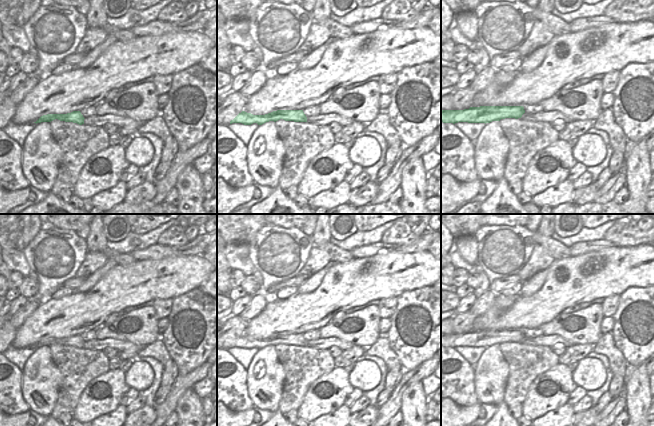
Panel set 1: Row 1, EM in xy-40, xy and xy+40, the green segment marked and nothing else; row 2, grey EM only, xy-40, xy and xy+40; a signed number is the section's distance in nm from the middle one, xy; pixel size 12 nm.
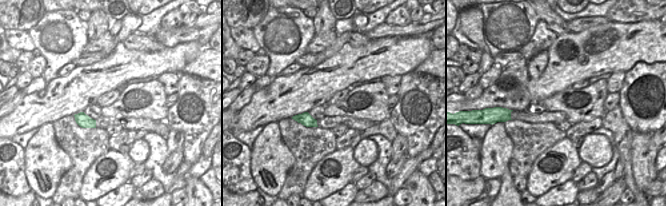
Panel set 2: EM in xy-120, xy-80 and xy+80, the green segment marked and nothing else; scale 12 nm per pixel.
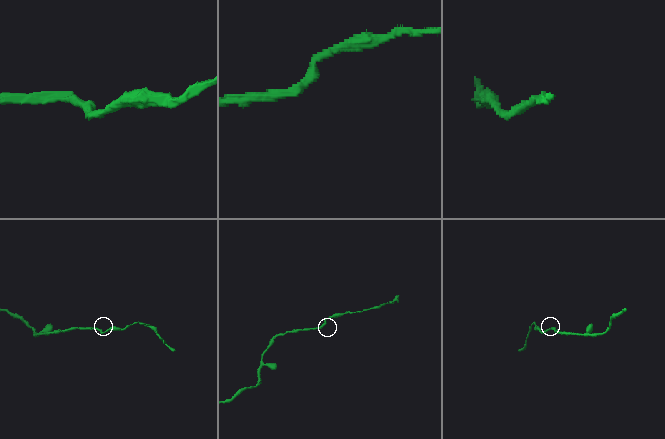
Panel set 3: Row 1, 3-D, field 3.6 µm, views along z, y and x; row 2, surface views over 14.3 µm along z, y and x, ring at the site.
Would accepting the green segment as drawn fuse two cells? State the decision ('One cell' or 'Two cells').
One cell

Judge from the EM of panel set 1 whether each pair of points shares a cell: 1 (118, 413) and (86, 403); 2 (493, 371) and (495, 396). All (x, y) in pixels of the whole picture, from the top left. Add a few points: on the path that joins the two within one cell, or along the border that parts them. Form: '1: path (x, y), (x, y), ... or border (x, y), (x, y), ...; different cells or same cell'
1: border (120, 404), (113, 410), (100, 415); different cells
2: path (493, 377), (494, 390); same cell

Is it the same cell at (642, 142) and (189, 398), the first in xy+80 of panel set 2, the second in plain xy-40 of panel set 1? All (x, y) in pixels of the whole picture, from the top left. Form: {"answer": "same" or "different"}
{"answer": "same"}

